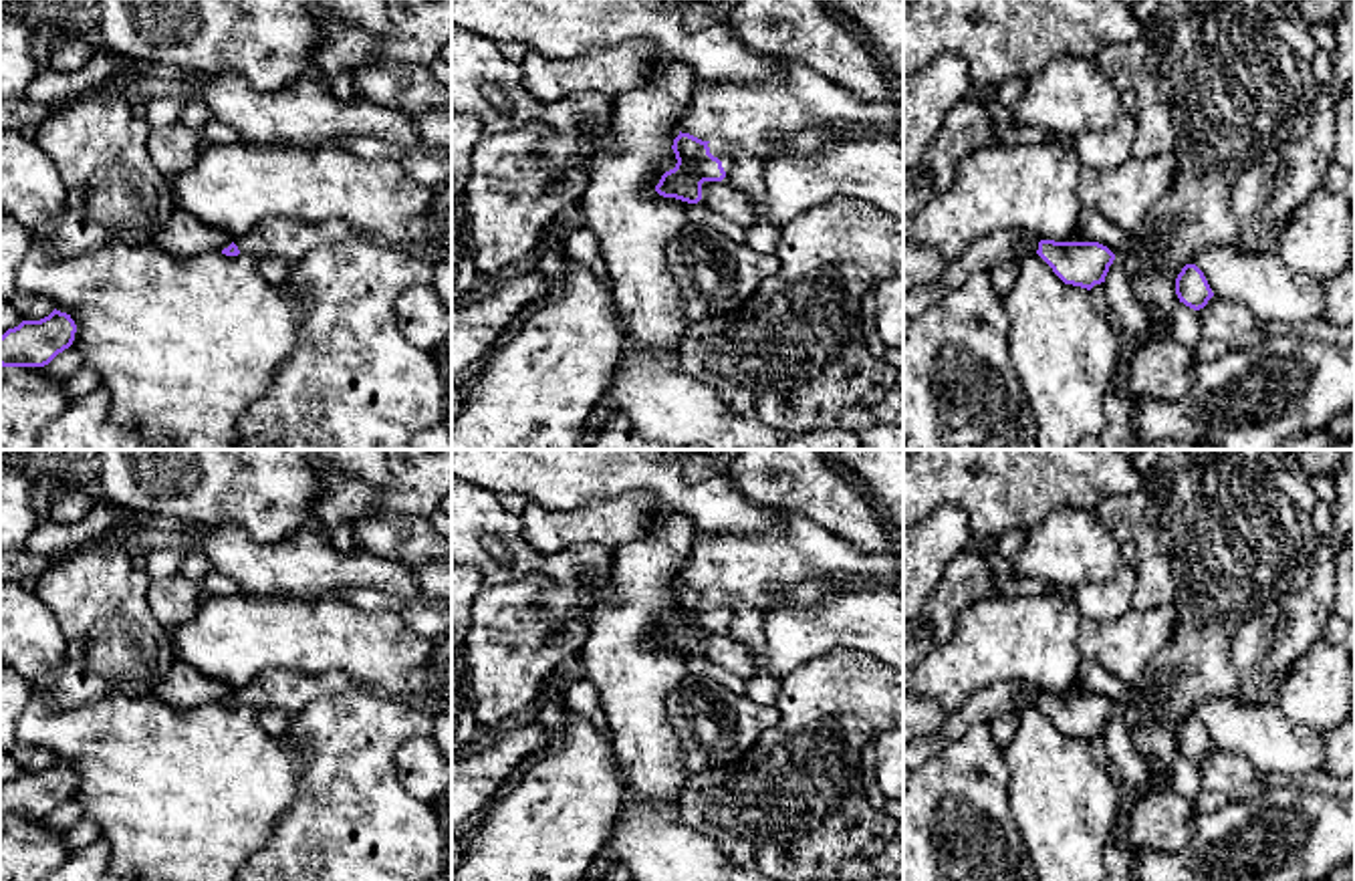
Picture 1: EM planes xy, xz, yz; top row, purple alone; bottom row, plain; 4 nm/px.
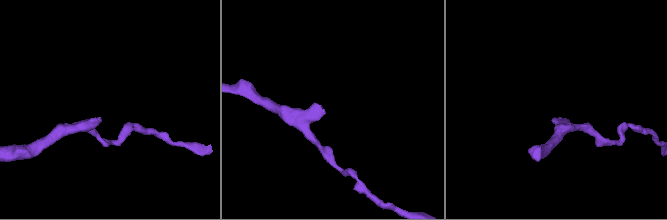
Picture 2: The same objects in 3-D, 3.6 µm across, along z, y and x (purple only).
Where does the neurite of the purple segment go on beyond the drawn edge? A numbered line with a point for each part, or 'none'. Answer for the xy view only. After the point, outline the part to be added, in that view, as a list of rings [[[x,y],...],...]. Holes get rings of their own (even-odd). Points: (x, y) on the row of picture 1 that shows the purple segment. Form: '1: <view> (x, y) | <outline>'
1: xy (285, 238) | [[[268,218],[252,232],[236,238],[240,254],[258,258],[282,258],[296,266],[309,252],[323,246],[337,246],[349,240],[373,240],[349,220],[331,218],[319,226],[300,226],[288,218]]]

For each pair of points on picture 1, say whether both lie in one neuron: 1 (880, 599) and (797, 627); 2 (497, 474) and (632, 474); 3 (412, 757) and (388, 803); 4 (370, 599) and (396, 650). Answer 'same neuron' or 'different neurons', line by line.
1: same neuron
2: same neuron
3: different neurons
4: different neurons

